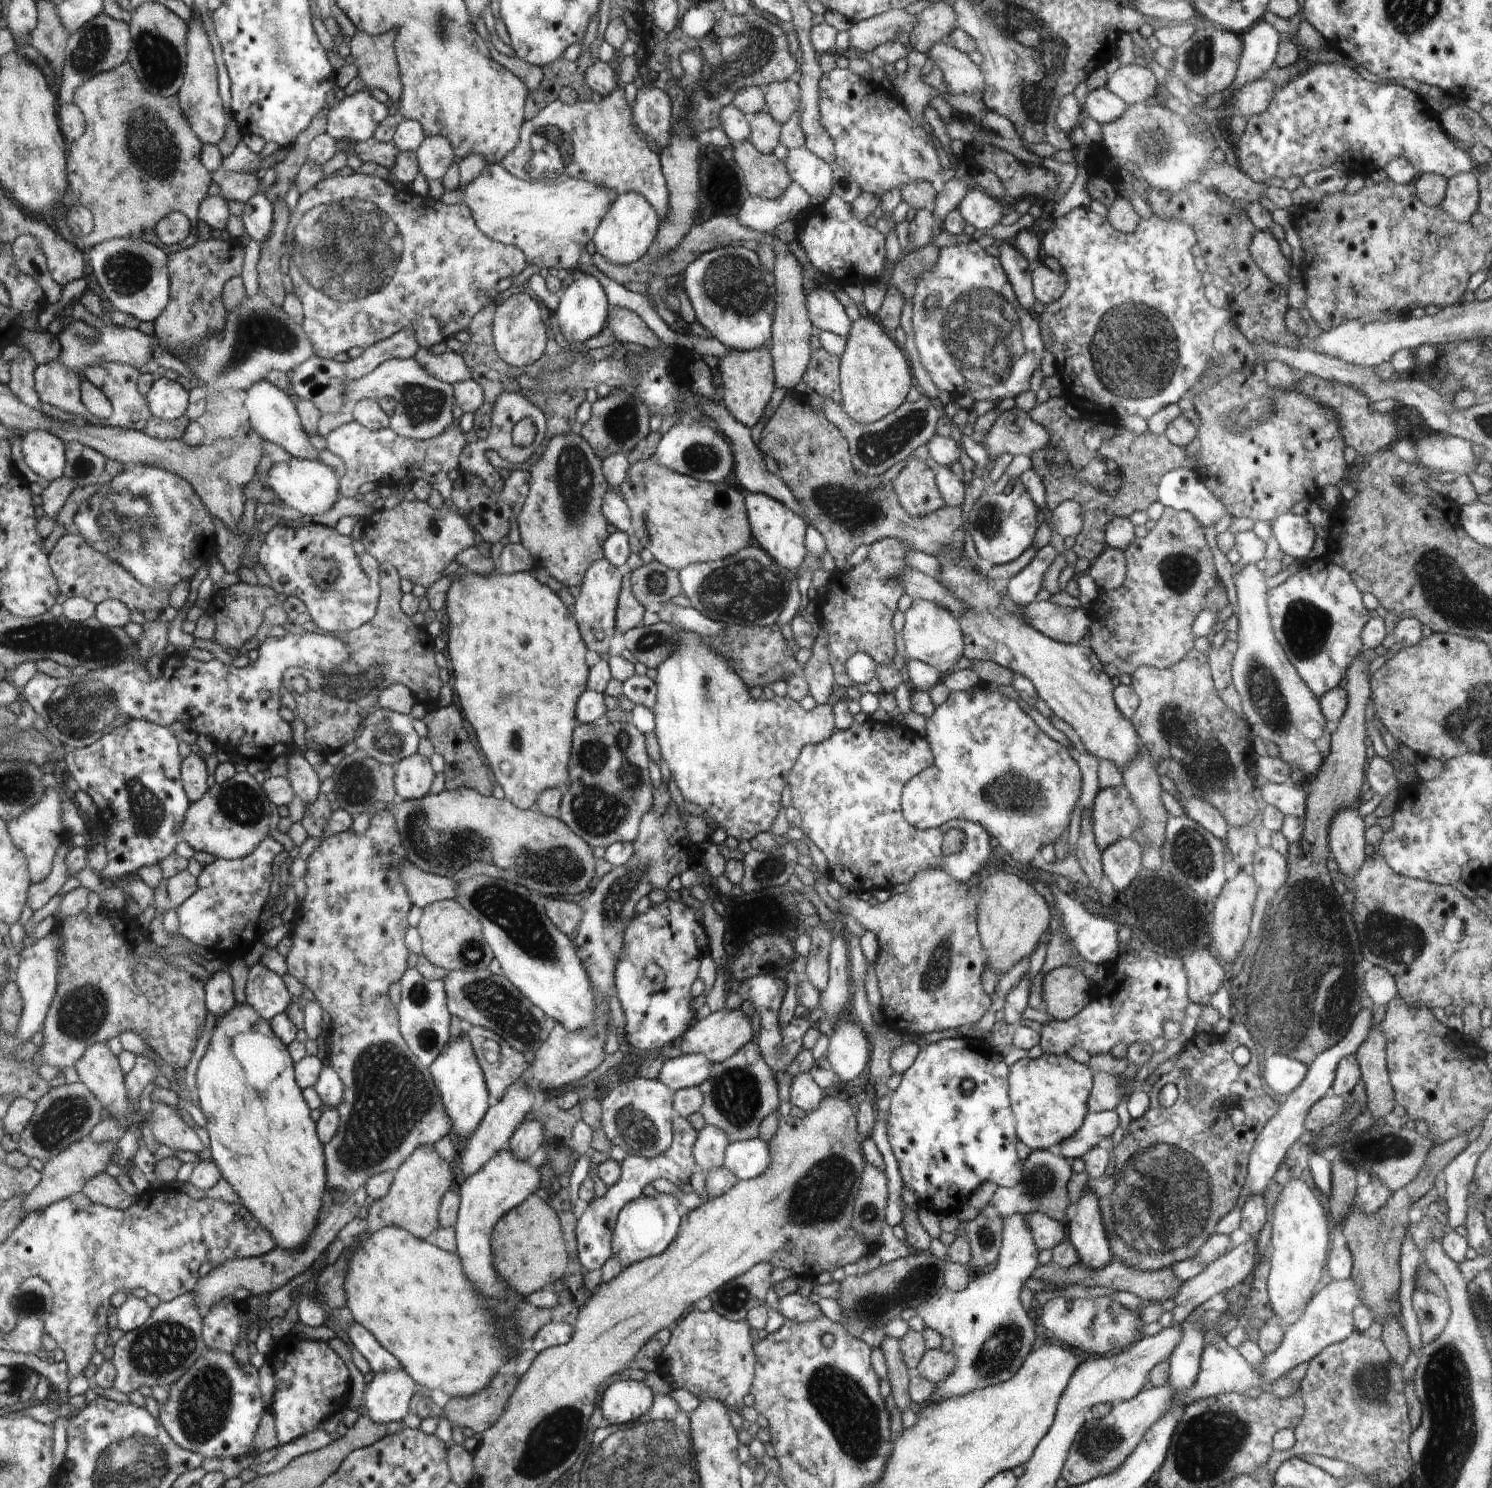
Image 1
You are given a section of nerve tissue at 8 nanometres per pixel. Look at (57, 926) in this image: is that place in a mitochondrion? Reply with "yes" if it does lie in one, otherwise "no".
no

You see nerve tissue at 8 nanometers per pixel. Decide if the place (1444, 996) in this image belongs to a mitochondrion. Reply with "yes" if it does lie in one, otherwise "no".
no

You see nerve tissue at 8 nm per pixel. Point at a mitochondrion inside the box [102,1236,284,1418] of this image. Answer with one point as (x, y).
(163, 1348)

